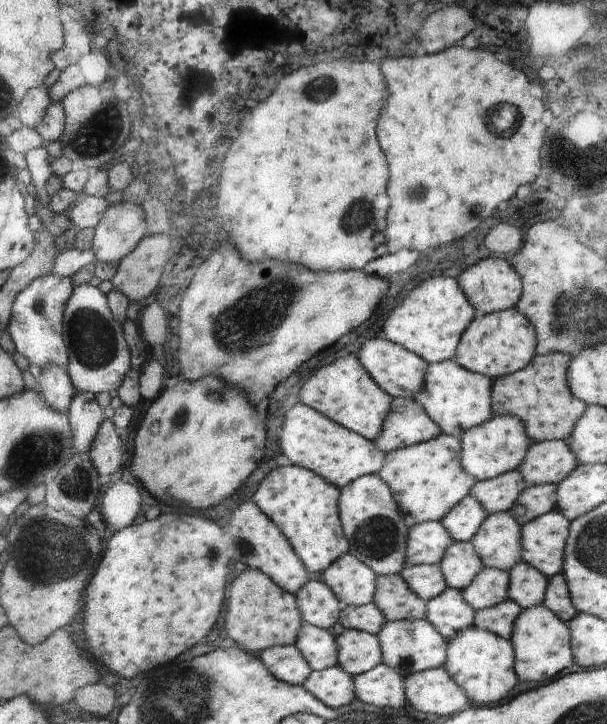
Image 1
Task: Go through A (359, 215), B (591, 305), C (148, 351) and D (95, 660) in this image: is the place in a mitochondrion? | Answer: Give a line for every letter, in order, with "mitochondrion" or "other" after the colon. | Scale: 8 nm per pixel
A: mitochondrion
B: mitochondrion
C: other
D: other

